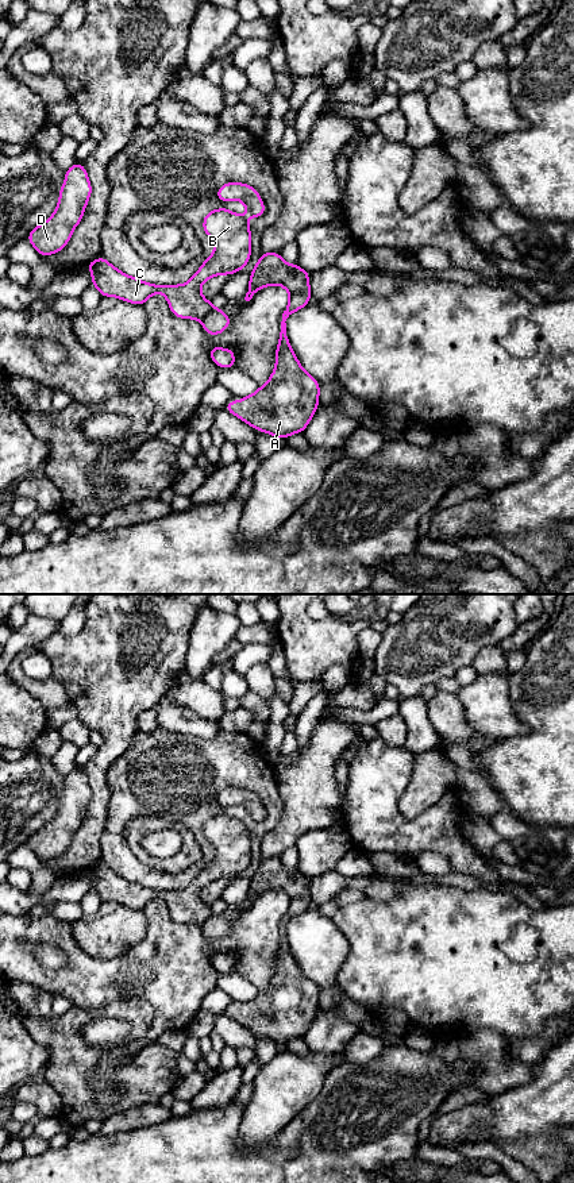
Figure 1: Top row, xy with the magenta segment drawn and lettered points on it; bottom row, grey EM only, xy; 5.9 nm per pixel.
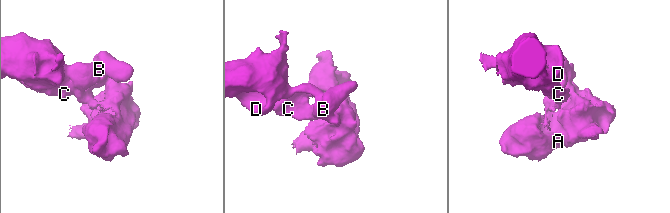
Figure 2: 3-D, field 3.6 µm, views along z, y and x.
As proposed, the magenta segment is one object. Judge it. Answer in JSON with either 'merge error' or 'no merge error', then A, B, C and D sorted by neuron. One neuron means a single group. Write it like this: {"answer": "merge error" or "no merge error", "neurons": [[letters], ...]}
{"answer": "merge error", "neurons": [["A"], ["B", "C", "D"]]}

